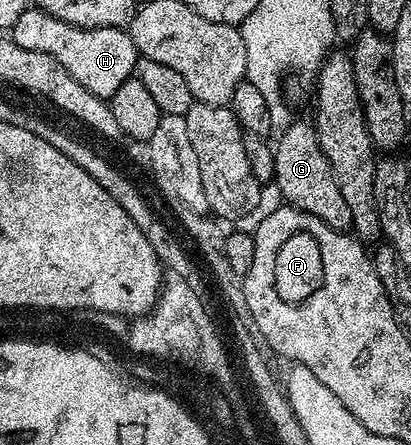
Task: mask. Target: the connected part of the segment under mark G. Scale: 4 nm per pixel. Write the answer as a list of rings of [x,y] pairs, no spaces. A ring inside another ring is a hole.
[[[299,119],[292,120],[291,125],[281,137],[274,142],[275,151],[275,179],[274,188],[279,188],[279,193],[284,197],[286,204],[293,209],[300,209],[309,215],[313,215],[317,219],[321,219],[321,223],[325,223],[334,229],[344,231],[351,229],[351,216],[349,215],[349,206],[345,203],[345,198],[341,196],[341,190],[337,188],[337,179],[333,179],[333,171],[329,167],[329,159],[325,159],[325,155],[319,146],[319,140],[315,134],[314,124],[307,125]]]

